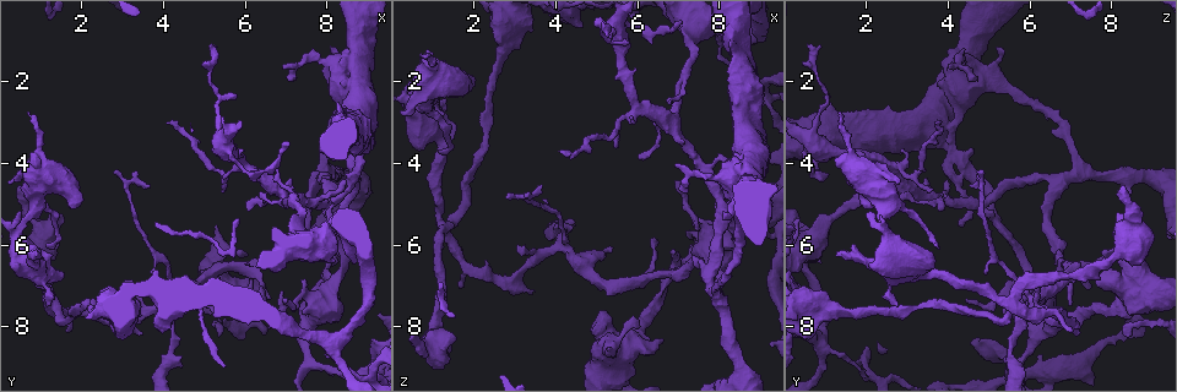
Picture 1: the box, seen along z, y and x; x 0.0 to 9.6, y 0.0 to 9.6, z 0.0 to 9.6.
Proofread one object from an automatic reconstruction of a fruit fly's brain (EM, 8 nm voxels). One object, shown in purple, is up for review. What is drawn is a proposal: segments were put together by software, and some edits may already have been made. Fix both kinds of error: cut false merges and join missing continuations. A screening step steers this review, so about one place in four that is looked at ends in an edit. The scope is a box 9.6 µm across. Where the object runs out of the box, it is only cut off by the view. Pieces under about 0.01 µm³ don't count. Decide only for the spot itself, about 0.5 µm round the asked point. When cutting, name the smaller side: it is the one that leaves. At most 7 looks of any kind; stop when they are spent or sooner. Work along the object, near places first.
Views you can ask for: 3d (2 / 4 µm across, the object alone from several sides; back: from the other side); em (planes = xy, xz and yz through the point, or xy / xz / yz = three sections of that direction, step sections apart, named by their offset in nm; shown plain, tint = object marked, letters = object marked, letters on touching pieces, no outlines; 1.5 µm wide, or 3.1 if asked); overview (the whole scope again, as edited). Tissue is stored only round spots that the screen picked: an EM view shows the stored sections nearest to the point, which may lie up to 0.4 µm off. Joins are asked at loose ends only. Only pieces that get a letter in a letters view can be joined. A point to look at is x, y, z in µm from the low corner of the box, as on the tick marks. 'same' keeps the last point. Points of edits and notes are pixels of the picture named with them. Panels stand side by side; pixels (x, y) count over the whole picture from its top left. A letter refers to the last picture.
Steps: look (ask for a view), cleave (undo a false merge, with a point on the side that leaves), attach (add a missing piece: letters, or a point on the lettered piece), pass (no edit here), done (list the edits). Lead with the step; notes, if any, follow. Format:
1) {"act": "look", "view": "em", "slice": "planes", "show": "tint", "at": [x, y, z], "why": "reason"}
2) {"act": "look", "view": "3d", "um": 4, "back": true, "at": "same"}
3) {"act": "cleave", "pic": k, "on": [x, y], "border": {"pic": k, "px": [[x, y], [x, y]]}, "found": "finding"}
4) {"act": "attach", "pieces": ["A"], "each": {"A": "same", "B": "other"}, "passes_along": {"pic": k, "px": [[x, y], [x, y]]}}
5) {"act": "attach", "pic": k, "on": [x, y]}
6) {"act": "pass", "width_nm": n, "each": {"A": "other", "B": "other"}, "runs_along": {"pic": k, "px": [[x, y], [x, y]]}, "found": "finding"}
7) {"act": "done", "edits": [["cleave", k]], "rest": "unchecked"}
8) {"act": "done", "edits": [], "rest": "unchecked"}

{"act": "look", "view": "em", "slice": "xy", "step": 8, "show": "letters", "at": [4.10, 3.05, 3.80], "why": "branch stops here"}

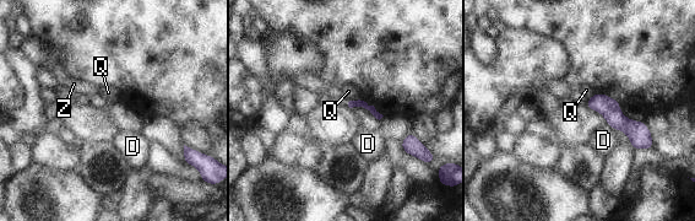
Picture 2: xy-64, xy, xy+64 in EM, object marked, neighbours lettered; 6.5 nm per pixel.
{"act": "look", "view": "em", "slice": "planes", "show": "letters", "at": "same", "why": "another direction"}

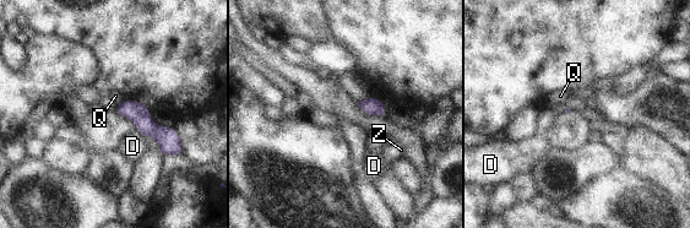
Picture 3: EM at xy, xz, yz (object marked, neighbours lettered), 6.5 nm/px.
{"act": "pass", "longest_contact_nm": ["D", 90], "each": {"D": "other", "Q": "other", "Z": "other"}, "found": "none of them fits"}

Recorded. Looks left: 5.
{"act": "look", "view": "em", "slice": "planes", "show": "tint", "at": [6.05, 5.10, 3.85], "why": "an open end"}

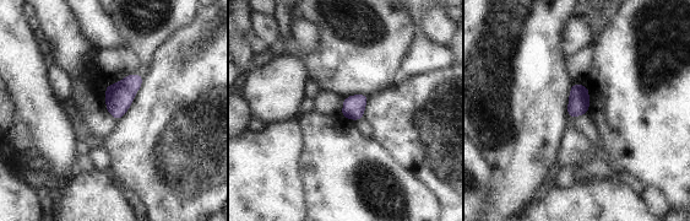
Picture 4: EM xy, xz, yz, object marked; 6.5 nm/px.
{"act": "look", "view": "em", "slice": "planes", "show": "letters", "at": "same"}

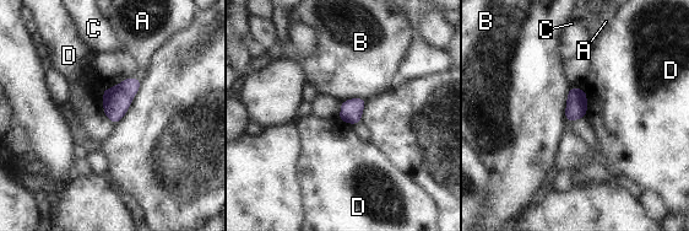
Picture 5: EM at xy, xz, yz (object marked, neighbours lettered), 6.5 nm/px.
{"act": "pass", "each": {"A": "other", "B": "other", "C": "other", "D": "other"}, "border": {"pic": 5, "px": [[587, 102], [587, 112], [584, 117]]}, "found": "no lettered piece goes on from it"}

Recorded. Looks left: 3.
{"act": "look", "view": "em", "slice": "yz", "step": 4, "show": "letters", "at": [0.65, 2.70, 1.35], "why": "tapers out"}

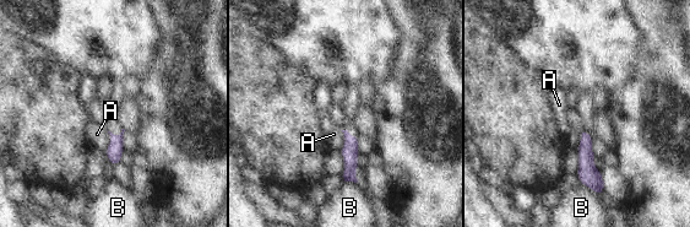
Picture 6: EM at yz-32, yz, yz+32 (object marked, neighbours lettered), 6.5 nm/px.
{"act": "look", "view": "em", "slice": "planes", "show": "letters", "at": "same", "why": "another direction"}

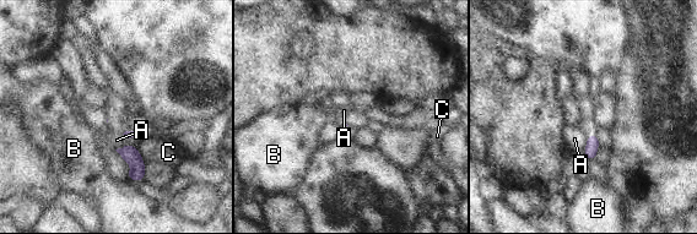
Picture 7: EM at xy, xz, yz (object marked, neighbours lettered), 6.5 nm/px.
{"act": "pass", "each": {"A": "other", "B": "other", "C": "other"}, "border": {"pic": 7, "px": [[136, 146], [125, 143], [115, 150]]}, "found": "none of them fits"}

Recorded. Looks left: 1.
{"act": "done", "edits": [], "rest": "unchecked"}

